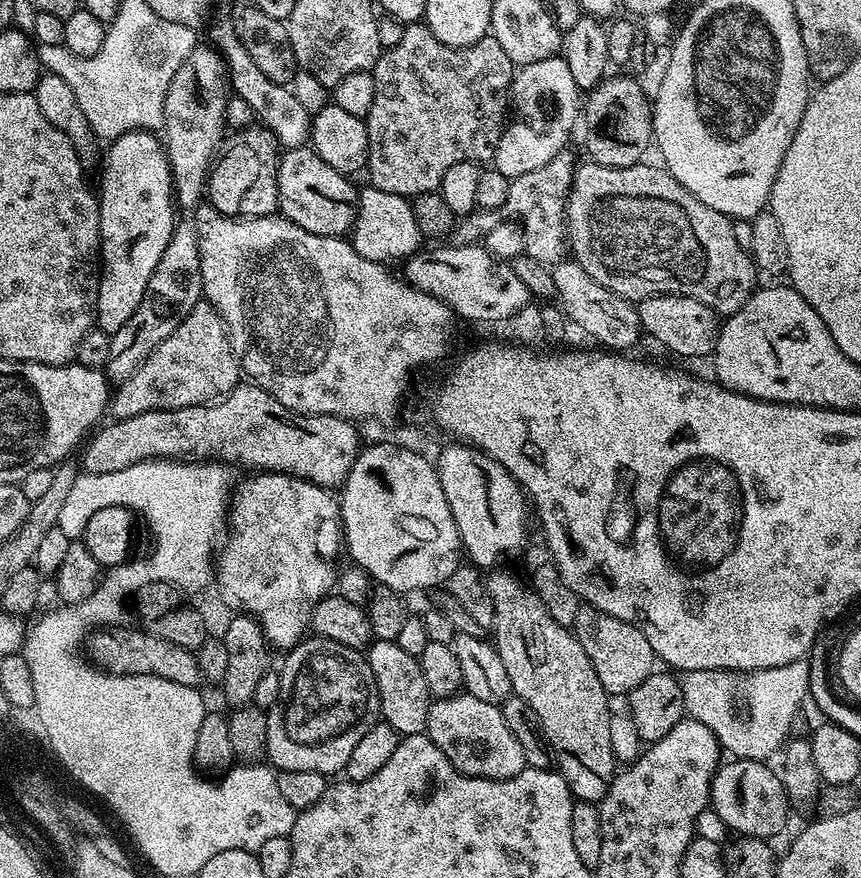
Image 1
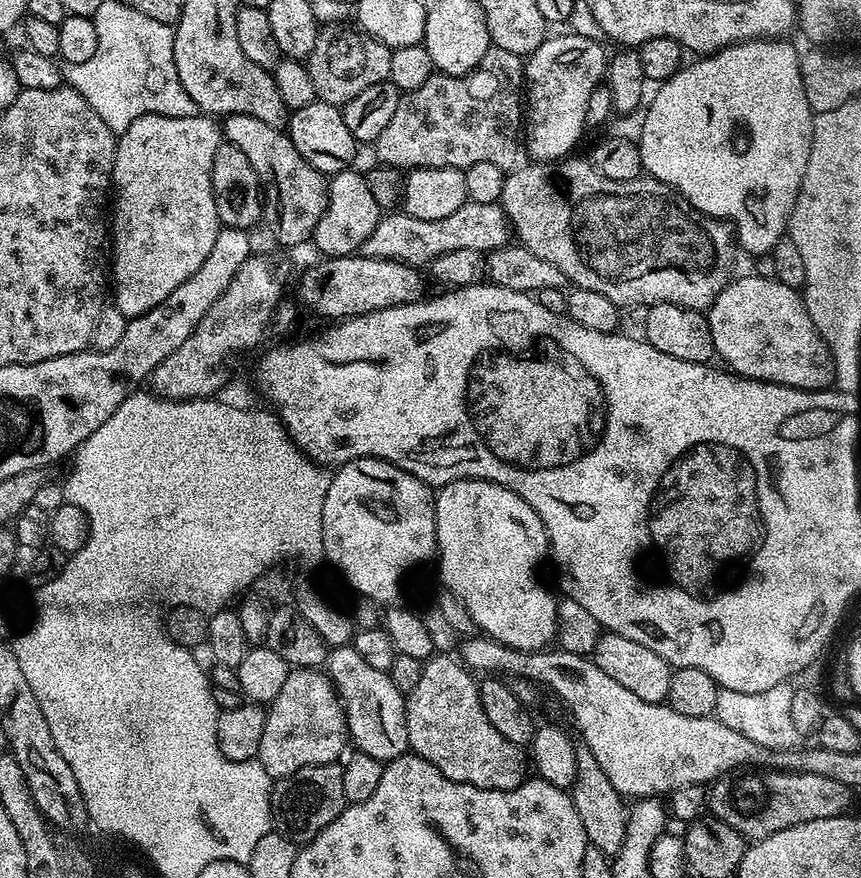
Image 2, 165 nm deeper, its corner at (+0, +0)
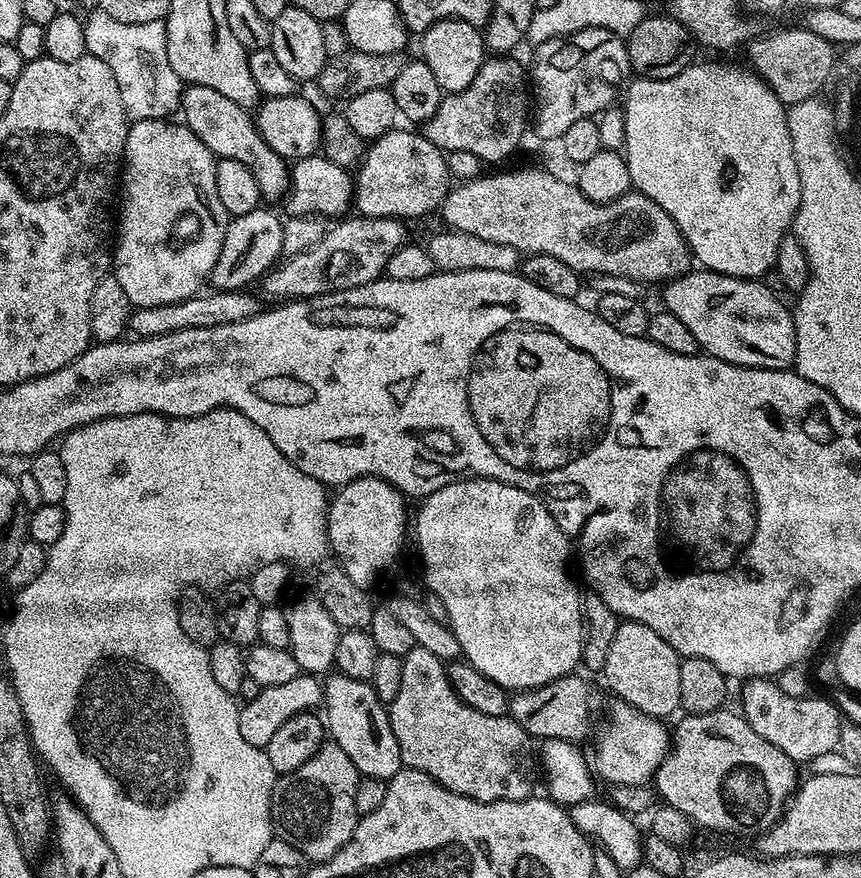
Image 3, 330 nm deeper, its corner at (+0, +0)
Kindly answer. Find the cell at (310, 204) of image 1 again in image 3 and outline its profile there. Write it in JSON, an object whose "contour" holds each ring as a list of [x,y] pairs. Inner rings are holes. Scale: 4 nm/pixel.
{"contour":[[[189,84],[183,89],[179,111],[182,115],[184,114],[183,123],[187,124],[188,129],[212,151],[213,156],[221,160],[242,162],[242,166],[246,166],[246,170],[250,170],[250,174],[254,174],[254,182],[258,182],[258,190],[265,201],[276,200],[279,196],[281,199],[287,193],[290,187],[289,161],[274,154],[274,150],[270,150],[270,146],[266,146],[262,134],[256,128],[253,113],[249,109],[238,106],[238,102],[230,102],[230,98],[226,98],[226,94],[218,94],[218,90],[210,90],[210,86]]]}

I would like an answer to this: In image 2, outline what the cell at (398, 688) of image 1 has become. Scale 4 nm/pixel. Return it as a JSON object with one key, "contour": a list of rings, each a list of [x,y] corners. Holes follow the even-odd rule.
{"contour":[[[350,644],[336,646],[329,651],[326,672],[344,705],[349,739],[355,749],[378,758],[383,764],[405,755],[409,749],[405,718],[407,701],[405,693],[394,685],[391,675],[367,665]]]}

